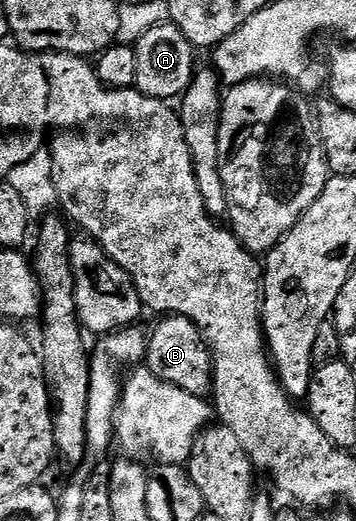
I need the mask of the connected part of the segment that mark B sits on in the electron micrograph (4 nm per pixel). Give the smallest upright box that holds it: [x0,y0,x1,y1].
[146,315,211,399]

